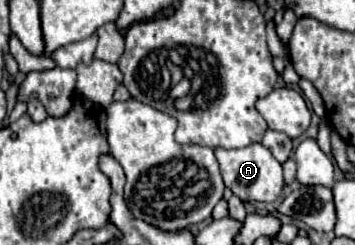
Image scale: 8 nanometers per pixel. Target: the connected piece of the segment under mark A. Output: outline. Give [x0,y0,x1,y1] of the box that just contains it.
[215,144,283,202]

